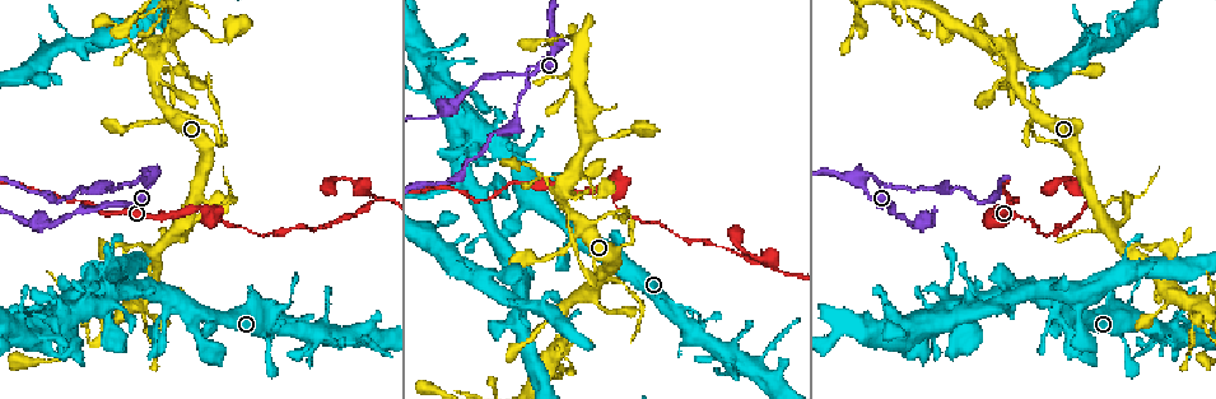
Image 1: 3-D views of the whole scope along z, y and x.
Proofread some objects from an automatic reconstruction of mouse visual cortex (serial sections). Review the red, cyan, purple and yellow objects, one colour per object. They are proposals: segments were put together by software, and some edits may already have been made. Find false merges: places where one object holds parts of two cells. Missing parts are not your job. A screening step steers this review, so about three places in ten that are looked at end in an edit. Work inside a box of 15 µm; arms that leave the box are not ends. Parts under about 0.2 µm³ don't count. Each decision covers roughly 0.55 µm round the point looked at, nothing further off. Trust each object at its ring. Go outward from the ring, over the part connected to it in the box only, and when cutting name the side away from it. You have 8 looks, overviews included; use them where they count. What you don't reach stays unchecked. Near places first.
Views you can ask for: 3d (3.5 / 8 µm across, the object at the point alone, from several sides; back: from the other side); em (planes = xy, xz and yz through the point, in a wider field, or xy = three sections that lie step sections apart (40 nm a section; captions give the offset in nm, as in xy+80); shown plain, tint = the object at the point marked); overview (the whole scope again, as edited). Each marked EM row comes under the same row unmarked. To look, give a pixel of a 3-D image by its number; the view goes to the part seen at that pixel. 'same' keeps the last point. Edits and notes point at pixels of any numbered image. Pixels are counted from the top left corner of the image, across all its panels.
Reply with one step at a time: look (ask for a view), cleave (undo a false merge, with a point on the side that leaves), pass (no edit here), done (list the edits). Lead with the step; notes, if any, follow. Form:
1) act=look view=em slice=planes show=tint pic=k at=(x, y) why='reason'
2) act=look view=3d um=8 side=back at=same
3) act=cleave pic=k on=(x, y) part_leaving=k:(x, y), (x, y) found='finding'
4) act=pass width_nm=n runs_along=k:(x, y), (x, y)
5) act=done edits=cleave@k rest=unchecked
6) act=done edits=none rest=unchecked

act=look view=3d um=3.5 pic=1 at=(209, 208)

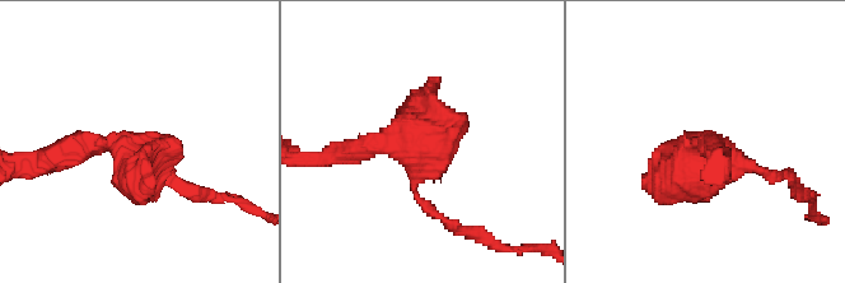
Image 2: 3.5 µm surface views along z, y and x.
act=look view=em slice=xy step=2 show=tint pic=2 at=(420, 154) why='need the tissue'

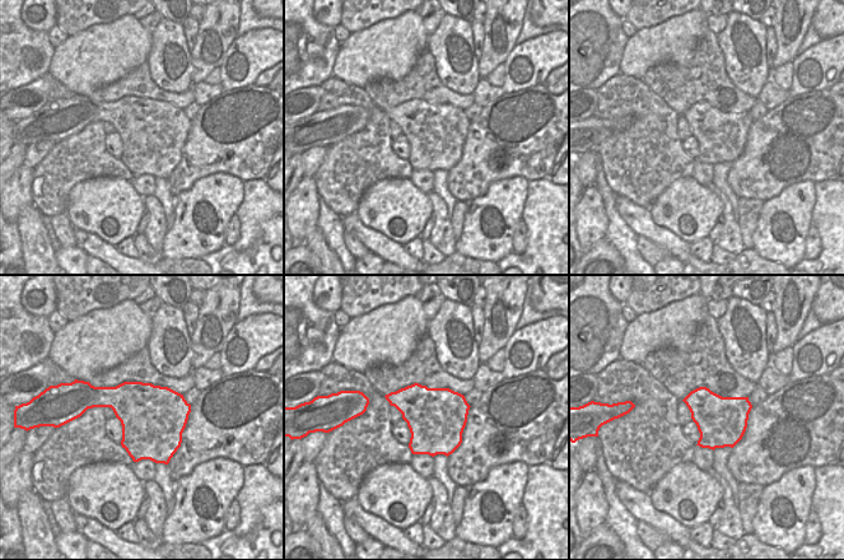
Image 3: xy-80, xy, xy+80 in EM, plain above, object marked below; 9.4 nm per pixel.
act=pass runs_along=2:(344, 153), (410, 143), (414, 195), (442, 218) found='continuous, no second cell'

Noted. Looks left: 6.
act=look view=3d um=8 pic=1 at=(185, 227) why='branch point'

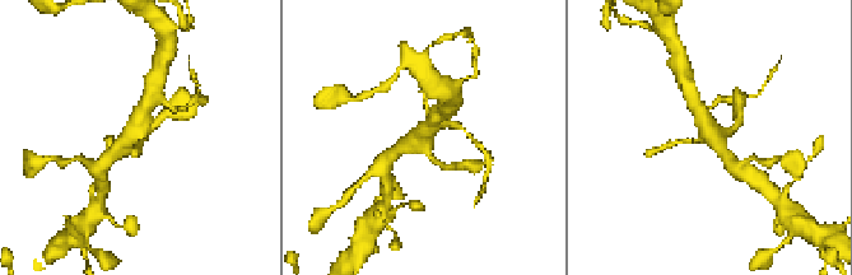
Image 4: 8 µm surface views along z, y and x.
act=look view=3d um=3.5 side=back pic=4 at=(423, 147)

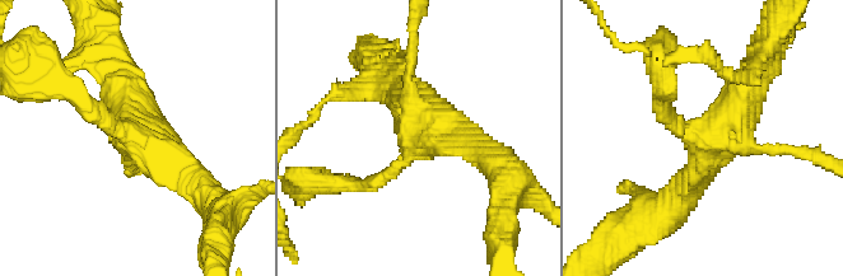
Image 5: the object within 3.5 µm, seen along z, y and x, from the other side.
act=look view=em slice=xy step=5 show=tint pic=5 at=(702, 134)

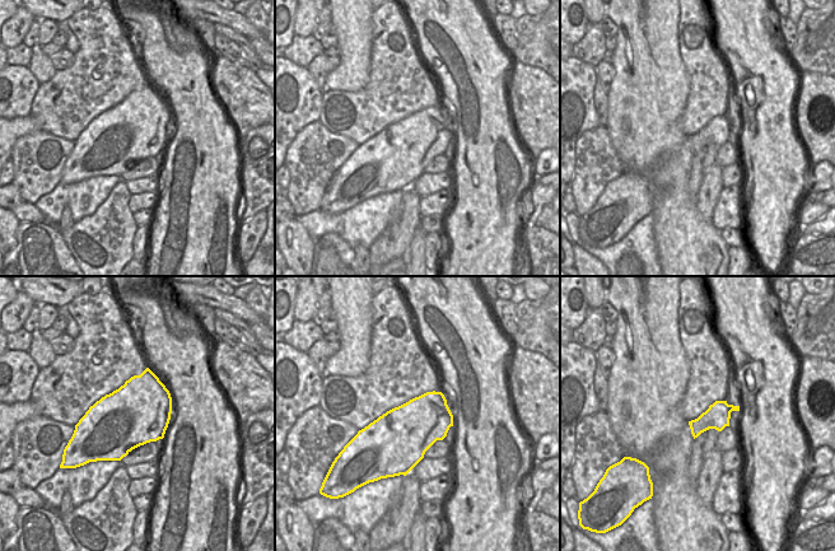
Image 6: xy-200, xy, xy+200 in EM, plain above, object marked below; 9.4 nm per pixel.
act=pass runs_along=5:(115, 69), (138, 127), (204, 190) found='all the same cell'

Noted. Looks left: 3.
act=look view=3d um=3.5 pic=1 at=(71, 201) why='a narrow waist'

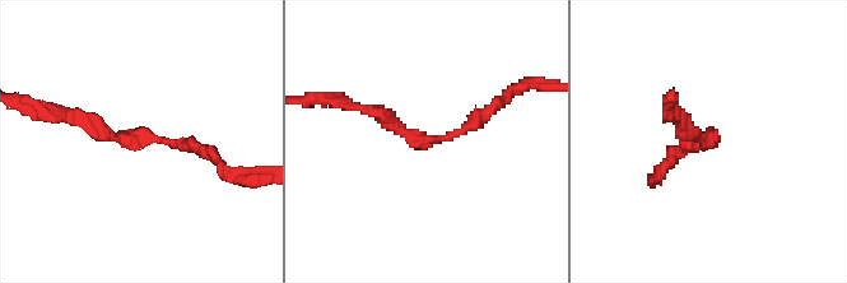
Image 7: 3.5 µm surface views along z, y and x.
act=look view=em slice=xy step=2 show=tint pic=7 at=(437, 141) arm_widths_nm=150,200 why='shape alone is not enough'

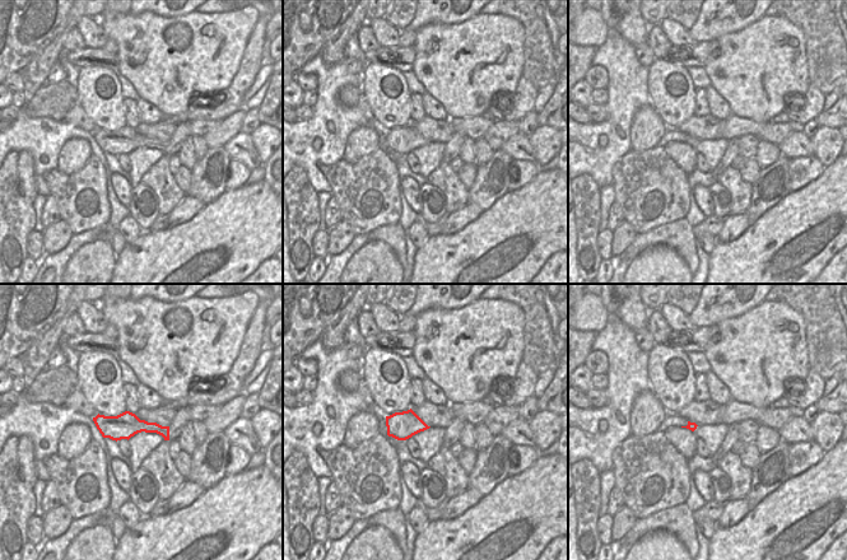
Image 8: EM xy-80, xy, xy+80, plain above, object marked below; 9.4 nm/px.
act=pass width_nm=260 runs_along=7:(220, 163), (80, 116) found='all the same cell'

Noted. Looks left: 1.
act=done edits=none rest=unchecked

